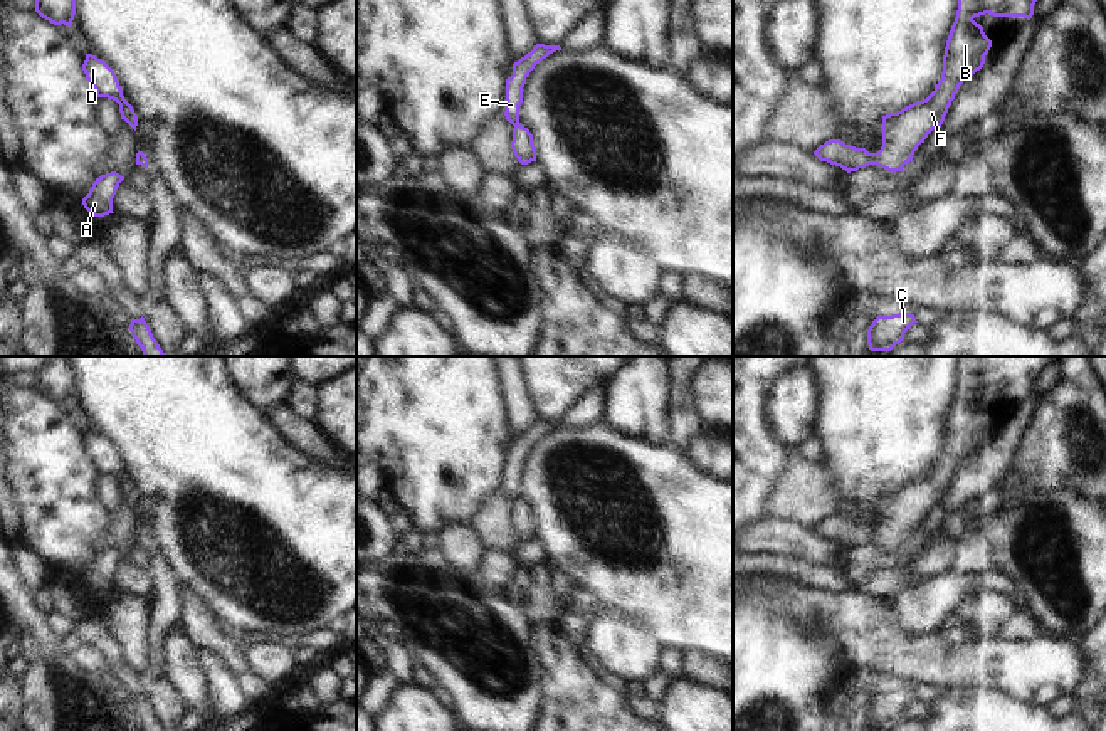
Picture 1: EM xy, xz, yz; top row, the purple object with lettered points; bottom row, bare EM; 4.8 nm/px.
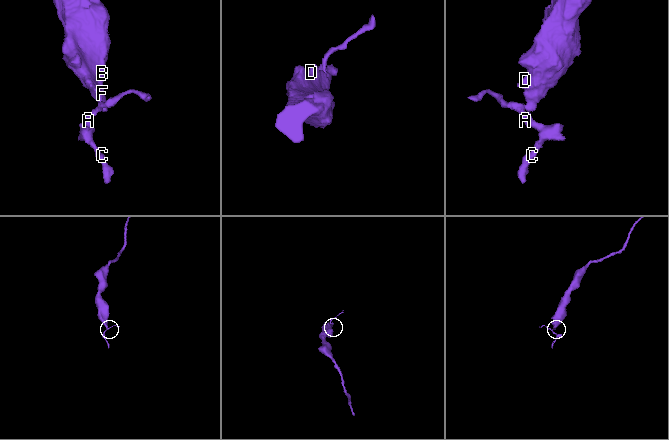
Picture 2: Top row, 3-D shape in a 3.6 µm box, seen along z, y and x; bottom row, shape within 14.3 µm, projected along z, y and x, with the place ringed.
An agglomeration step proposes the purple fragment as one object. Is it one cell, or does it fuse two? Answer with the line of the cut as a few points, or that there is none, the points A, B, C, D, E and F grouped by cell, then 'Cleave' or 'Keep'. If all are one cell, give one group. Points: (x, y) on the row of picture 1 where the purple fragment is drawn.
Split along yz (878, 153), (873, 163). Groups: A C E / B D F. Cleave.

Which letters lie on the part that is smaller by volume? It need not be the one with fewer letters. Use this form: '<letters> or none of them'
A, C, E.

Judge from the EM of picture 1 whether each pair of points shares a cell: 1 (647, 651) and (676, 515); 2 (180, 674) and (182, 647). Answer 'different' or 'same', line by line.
1: different
2: same

